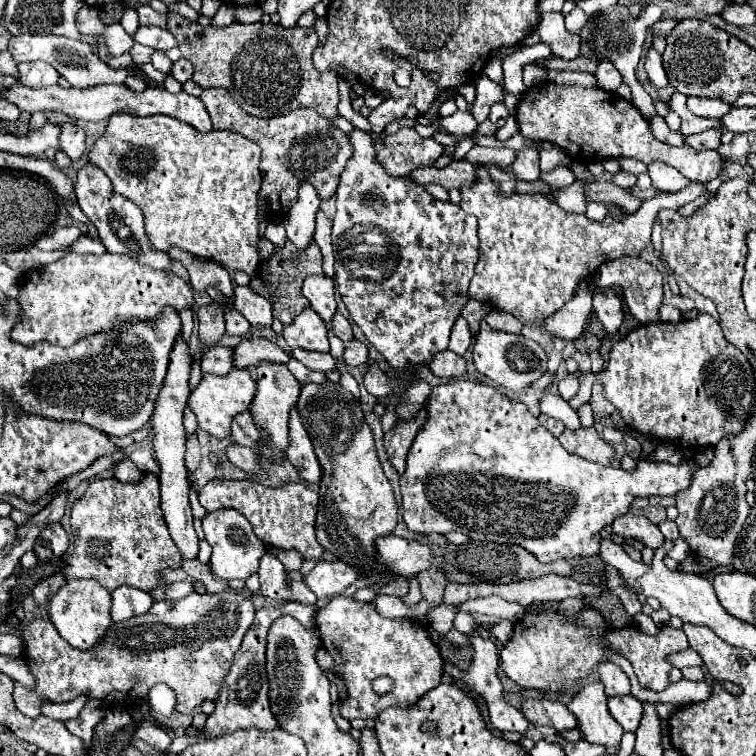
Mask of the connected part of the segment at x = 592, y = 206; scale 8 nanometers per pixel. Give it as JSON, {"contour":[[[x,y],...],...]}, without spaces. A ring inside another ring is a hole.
{"contour":[[[589,202],[585,216],[591,220],[603,220],[607,216],[607,204],[605,202]]]}

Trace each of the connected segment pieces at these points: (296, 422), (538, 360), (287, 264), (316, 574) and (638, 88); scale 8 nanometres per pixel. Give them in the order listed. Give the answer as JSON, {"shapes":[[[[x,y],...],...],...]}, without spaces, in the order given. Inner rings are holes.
{"shapes":[[[[295,406],[289,412],[289,432],[291,432],[291,442],[289,442],[287,458],[291,460],[291,464],[297,468],[299,476],[305,482],[317,484],[321,478],[321,468],[317,466],[317,456],[313,452],[309,434],[301,424],[301,418]]],[[[485,322],[481,324],[479,336],[473,346],[473,362],[475,362],[475,368],[481,374],[485,374],[493,384],[509,390],[523,390],[531,386],[531,382],[539,380],[547,370],[547,356],[537,342],[521,334],[507,334],[507,332],[493,330]]],[[[285,240],[283,248],[275,246],[273,250],[275,250],[273,258],[259,270],[259,274],[255,274],[251,278],[249,288],[271,302],[271,306],[273,306],[273,318],[277,318],[283,326],[289,326],[295,320],[295,316],[301,314],[309,306],[309,300],[301,292],[303,280],[309,274],[323,274],[321,252],[319,252],[319,246],[317,246],[315,240],[311,240],[305,250],[297,250],[297,246],[291,244],[291,240]]],[[[321,560],[307,576],[305,584],[311,588],[311,592],[317,598],[325,596],[337,596],[343,594],[351,584],[359,580],[357,570],[351,570],[351,566],[345,566],[343,562],[325,562]]],[[[615,4],[615,12],[613,12],[613,20],[605,20],[605,14],[595,14],[595,32],[593,38],[589,40],[591,46],[591,58],[595,58],[597,62],[609,60],[621,74],[623,83],[625,83],[632,92],[632,104],[643,114],[645,118],[649,118],[649,114],[657,114],[653,100],[650,95],[644,90],[642,84],[637,82],[635,78],[635,68],[639,64],[639,58],[643,56],[645,50],[645,34],[647,30],[661,20],[663,10],[657,4],[649,4],[647,8],[641,10],[641,14],[635,18],[631,16],[631,10],[623,4]]]]}

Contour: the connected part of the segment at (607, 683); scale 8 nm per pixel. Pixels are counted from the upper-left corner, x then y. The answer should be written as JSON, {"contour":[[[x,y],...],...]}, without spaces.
{"contour":[[[605,662],[603,666],[597,668],[597,672],[599,672],[599,678],[601,678],[603,686],[605,686],[605,694],[607,696],[625,696],[630,694],[629,679],[619,666],[615,666],[611,662]]]}

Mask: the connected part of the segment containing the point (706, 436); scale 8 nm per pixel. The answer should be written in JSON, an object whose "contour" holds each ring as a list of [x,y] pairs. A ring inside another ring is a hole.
{"contour":[[[699,314],[695,320],[653,322],[631,330],[613,346],[607,368],[601,374],[591,372],[581,380],[581,390],[569,401],[574,410],[590,401],[597,380],[603,384],[607,400],[615,404],[627,426],[641,434],[669,440],[679,448],[711,448],[725,434],[737,434],[745,424],[749,404],[753,404],[753,368],[741,350],[725,340],[719,322],[709,314]]]}

